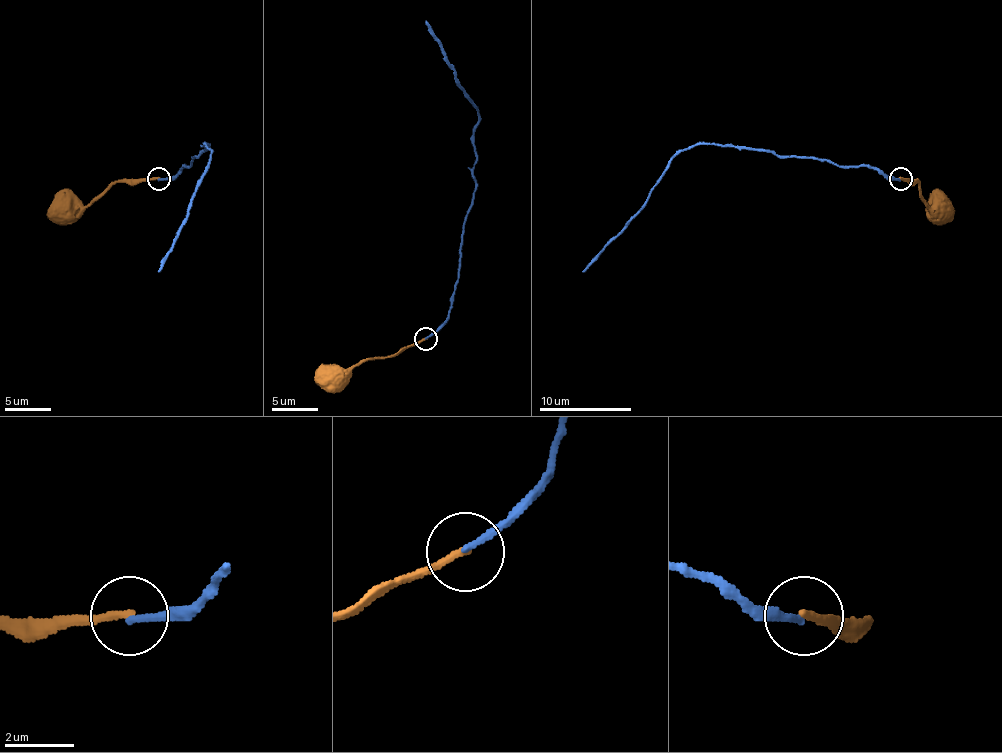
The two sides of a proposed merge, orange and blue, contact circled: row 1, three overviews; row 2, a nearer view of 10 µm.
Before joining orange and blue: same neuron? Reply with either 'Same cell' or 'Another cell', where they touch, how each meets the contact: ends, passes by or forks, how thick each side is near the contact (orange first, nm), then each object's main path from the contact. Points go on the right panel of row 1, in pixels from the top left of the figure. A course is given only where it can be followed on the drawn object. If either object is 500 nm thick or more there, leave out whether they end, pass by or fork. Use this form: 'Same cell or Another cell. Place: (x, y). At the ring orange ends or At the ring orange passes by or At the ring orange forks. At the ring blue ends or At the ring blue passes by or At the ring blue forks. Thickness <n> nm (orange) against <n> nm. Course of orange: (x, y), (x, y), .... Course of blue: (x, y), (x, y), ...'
Another cell. Place: (900, 178). At the ring orange ends. At the ring blue ends. Thickness 200 nm (orange) against 190 nm. Course of orange: (901, 179), (917, 179), (921, 197), (930, 207), (951, 207), (944, 211). Course of blue: (901, 179), (885, 177), (866, 165), (779, 156), (749, 147), (692, 145), (669, 167), (643, 209), (581, 271)

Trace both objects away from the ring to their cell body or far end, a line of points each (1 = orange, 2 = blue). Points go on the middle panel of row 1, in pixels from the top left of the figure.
1: (425, 339), (395, 355), (363, 360), (352, 369), (338, 390), (329, 383)
2: (425, 339), (453, 305), (464, 217), (476, 188), (478, 121), (425, 20)

